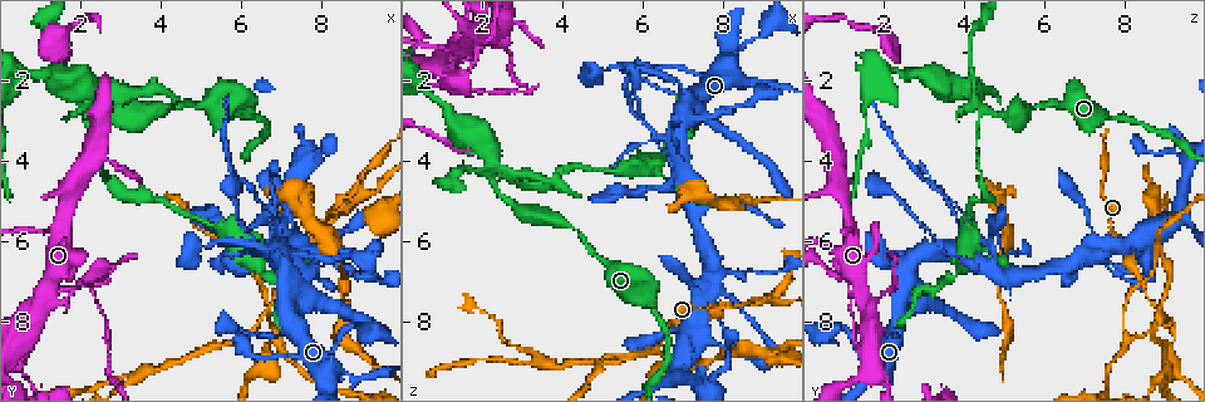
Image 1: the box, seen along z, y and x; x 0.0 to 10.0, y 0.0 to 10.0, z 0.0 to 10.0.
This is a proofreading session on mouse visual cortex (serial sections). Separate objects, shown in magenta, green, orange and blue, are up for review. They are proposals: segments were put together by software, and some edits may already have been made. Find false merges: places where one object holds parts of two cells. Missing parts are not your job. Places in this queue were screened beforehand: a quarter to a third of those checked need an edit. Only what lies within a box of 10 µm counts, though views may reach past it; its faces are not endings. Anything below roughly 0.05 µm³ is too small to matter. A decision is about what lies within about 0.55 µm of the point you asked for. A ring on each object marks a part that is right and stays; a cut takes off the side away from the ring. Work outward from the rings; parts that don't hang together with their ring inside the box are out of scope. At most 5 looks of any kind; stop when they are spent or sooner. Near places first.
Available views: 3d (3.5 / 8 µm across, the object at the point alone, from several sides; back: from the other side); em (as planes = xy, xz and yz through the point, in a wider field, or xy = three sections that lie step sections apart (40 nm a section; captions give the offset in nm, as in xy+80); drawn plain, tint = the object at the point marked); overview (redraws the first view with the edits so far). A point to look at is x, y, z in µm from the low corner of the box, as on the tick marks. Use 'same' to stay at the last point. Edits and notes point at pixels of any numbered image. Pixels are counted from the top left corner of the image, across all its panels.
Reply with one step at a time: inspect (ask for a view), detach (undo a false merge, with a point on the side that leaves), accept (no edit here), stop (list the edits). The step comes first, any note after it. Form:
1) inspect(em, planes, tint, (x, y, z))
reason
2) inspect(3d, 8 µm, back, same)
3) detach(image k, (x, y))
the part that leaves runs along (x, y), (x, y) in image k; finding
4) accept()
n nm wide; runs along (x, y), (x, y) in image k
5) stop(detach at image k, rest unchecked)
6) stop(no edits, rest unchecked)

inspect(3d, 3.5 µm, (2.25, 2.60, 4.35))
small branch off a trunk

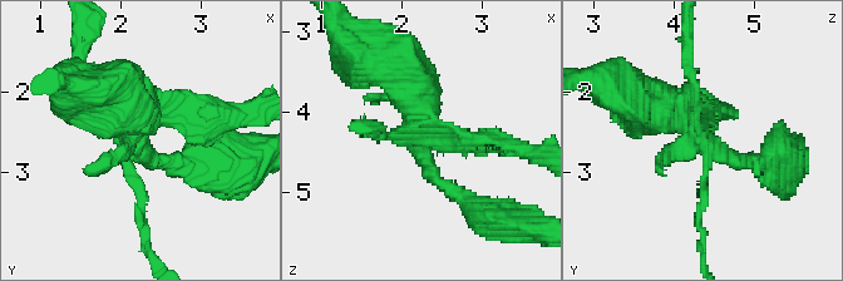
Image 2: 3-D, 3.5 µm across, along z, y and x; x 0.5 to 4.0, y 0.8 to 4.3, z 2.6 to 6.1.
inspect(em, xy, step 1, plain, (2.20, 2.55, 4.35))

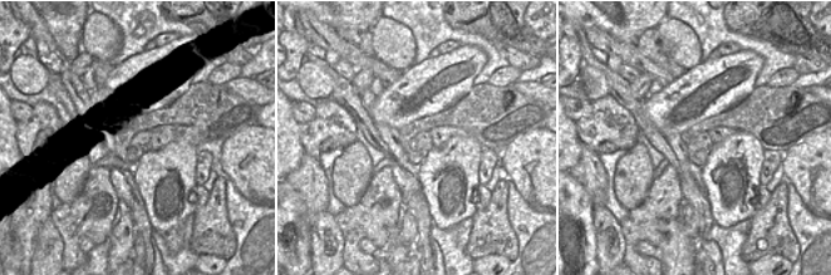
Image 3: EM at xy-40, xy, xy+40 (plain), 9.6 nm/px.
inspect(em, xy, step 1, tint, same)
where the object lies

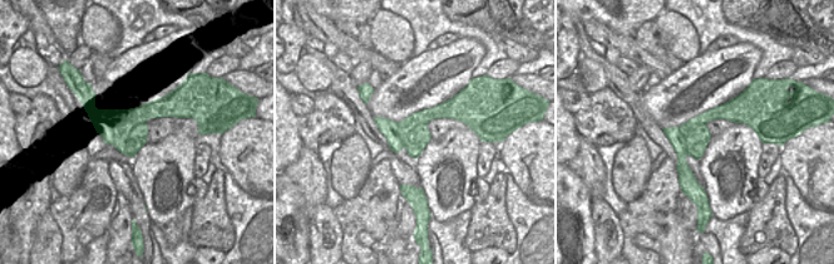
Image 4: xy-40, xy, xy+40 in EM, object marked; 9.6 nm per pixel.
accept()
runs along (759, 164), (637, 99) in image 2; one cell here

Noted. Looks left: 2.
inspect(3d, 3.5 µm, back, (7.95, 5.50, 7.70))
narrows sharply

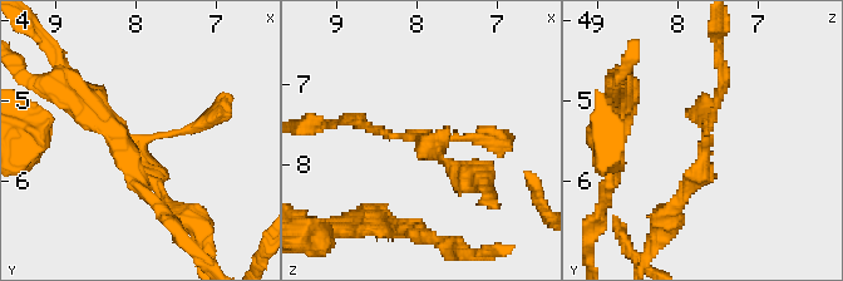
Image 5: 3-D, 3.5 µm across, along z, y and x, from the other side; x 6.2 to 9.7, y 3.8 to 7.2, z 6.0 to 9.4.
inspect(em, xy, step 1, tint, (7.95, 5.55, 7.65))
shape alone is not enough

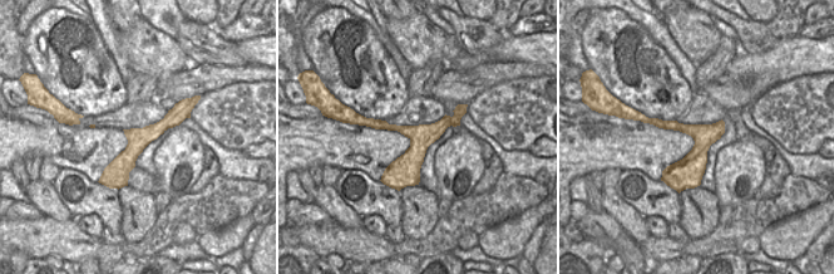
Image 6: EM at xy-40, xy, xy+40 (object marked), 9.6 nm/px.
accept()
runs along (217, 113), (141, 143), (176, 210) in image 5; one cell here

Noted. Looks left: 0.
stop(no edits, rest unchecked)

